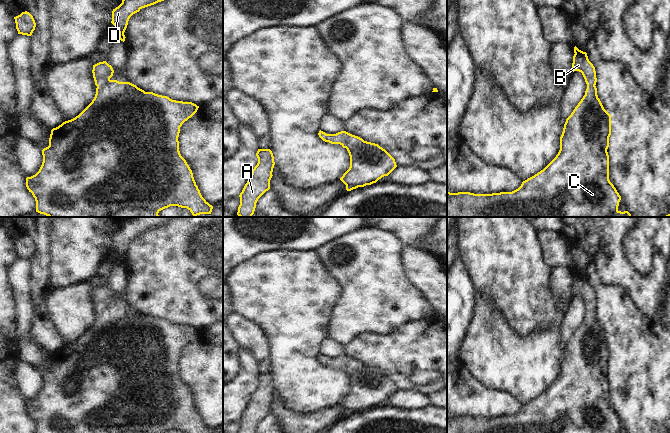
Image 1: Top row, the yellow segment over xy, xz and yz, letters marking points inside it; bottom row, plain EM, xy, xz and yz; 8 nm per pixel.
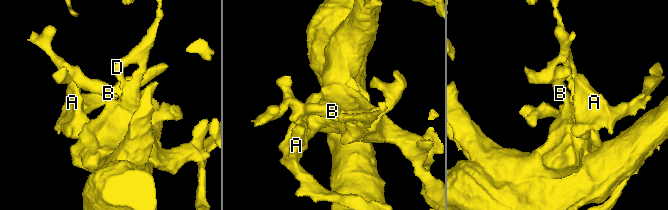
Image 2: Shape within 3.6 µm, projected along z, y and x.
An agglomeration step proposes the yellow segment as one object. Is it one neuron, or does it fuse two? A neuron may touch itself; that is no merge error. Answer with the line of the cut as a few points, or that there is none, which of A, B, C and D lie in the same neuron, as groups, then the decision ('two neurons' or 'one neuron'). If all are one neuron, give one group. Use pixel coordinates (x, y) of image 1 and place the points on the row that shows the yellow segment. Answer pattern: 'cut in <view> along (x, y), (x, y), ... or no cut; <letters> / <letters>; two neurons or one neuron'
no cut; A B C D; one neuron

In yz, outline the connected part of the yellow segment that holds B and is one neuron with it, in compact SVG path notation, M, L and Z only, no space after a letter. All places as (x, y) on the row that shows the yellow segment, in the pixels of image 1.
M575 46L574 53L572 70L573 72L579 71L582 73L587 84L587 89L581 101L575 107L571 115L566 119L560 137L560 150L556 157L543 170L523 181L521 186L512 192L474 194L470 192L450 193L447 191L447 217L632 217L628 211L621 212L618 210L621 196L609 180L609 155L607 149L609 147L609 137L611 135L611 115L604 109L600 99L598 98L597 88L595 86L597 82L595 67L589 61L586 52L579 50Z

